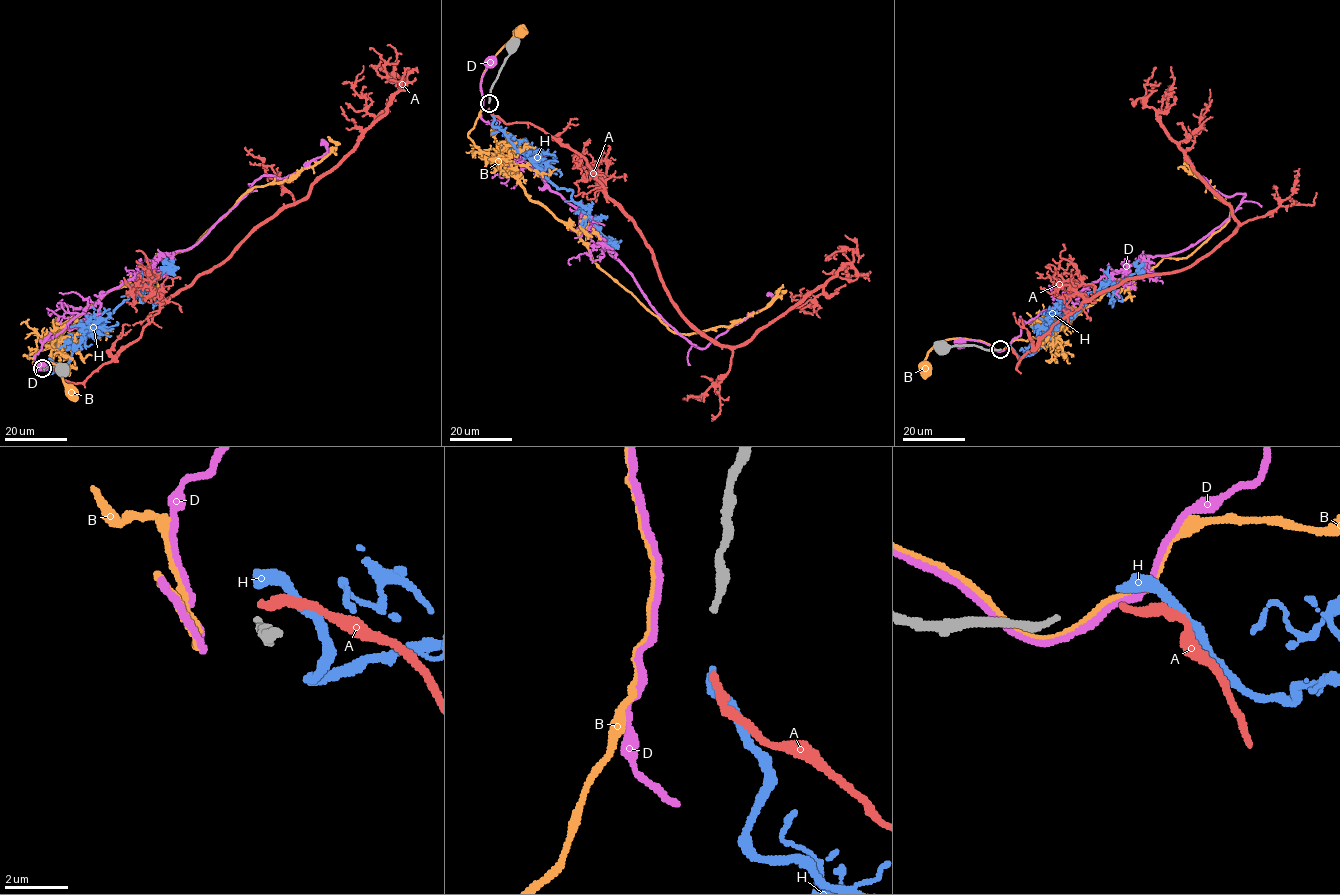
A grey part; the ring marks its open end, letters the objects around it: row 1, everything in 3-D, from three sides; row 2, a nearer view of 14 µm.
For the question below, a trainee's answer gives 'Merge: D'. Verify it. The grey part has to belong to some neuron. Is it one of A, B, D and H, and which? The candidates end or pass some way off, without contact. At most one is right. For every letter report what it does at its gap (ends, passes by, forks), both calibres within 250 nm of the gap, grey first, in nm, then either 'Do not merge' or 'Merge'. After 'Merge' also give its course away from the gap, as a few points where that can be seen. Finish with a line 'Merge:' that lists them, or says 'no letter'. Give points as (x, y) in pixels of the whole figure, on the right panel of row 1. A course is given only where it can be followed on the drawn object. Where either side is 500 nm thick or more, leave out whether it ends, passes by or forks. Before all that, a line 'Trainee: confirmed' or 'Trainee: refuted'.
Trainee: refuted
A: It ends there. Thickness 190 nm (grey) against 240 nm. Merge. Its course: (1006, 348), (1016, 368), (1083, 302), (1124, 281), (1193, 265), (1237, 228), (1232, 209), (1143, 104), (1153, 69)
B: It passes by. Thickness 190 nm (grey) against 220 nm. Do not merge
D: It passes by. Thickness 190 nm (grey) against 190 nm. Do not merge
H: It ends there. Thickness 190 nm (grey) against 340 nm. Do not merge
Merge: A

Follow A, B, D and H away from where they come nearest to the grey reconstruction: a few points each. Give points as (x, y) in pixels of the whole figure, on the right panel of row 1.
A: (1006, 348), (1016, 368), (1083, 302), (1124, 281), (1193, 265), (1237, 228), (1232, 209), (1143, 104), (1153, 69)
B: (1002, 350), (996, 351), (980, 341), (946, 339), (927, 354), (925, 366)
D: (1002, 350), (996, 351), (973, 340), (960, 339), (959, 344)
H: (1006, 346), (1020, 357), (1031, 355), (1048, 331), (1086, 303), (1089, 293), (1129, 277), (1138, 269), (1138, 260)

